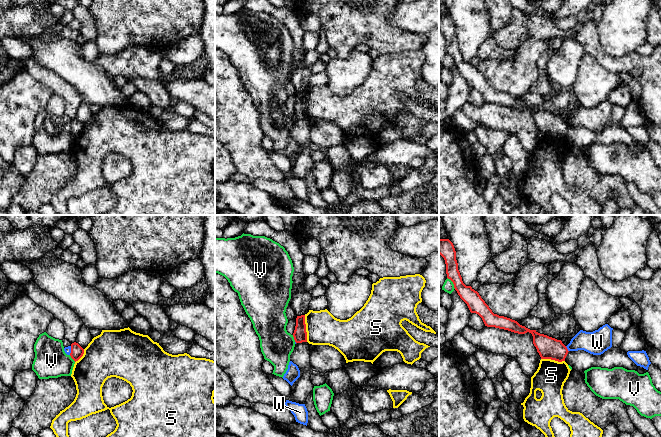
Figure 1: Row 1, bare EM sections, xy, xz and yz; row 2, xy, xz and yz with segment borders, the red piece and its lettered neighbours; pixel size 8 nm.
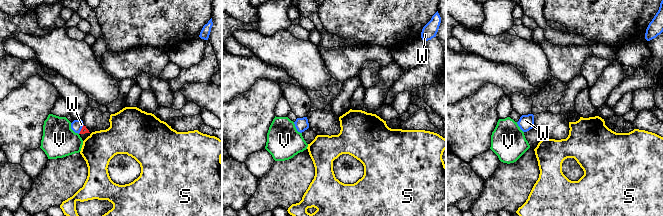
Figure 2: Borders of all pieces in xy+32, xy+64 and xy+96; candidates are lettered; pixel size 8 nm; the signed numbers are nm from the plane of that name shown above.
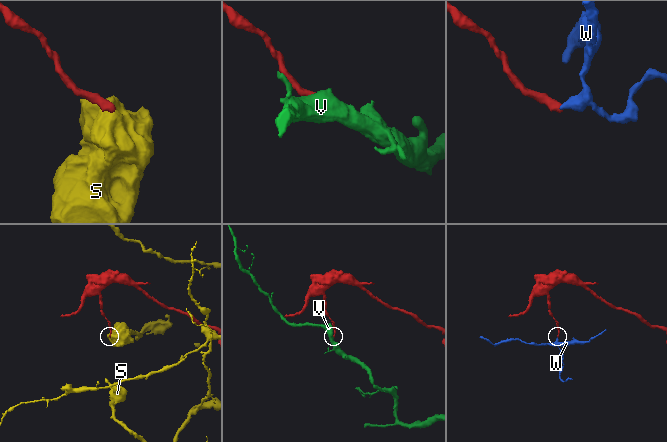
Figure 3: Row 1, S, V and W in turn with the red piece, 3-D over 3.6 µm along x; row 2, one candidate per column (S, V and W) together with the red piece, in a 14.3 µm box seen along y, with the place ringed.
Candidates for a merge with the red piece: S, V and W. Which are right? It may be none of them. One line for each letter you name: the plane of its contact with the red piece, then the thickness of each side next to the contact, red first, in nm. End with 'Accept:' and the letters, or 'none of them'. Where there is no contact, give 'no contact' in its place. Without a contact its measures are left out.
Accept: none of them

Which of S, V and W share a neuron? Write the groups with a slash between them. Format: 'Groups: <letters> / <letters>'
Groups: S / V / W

